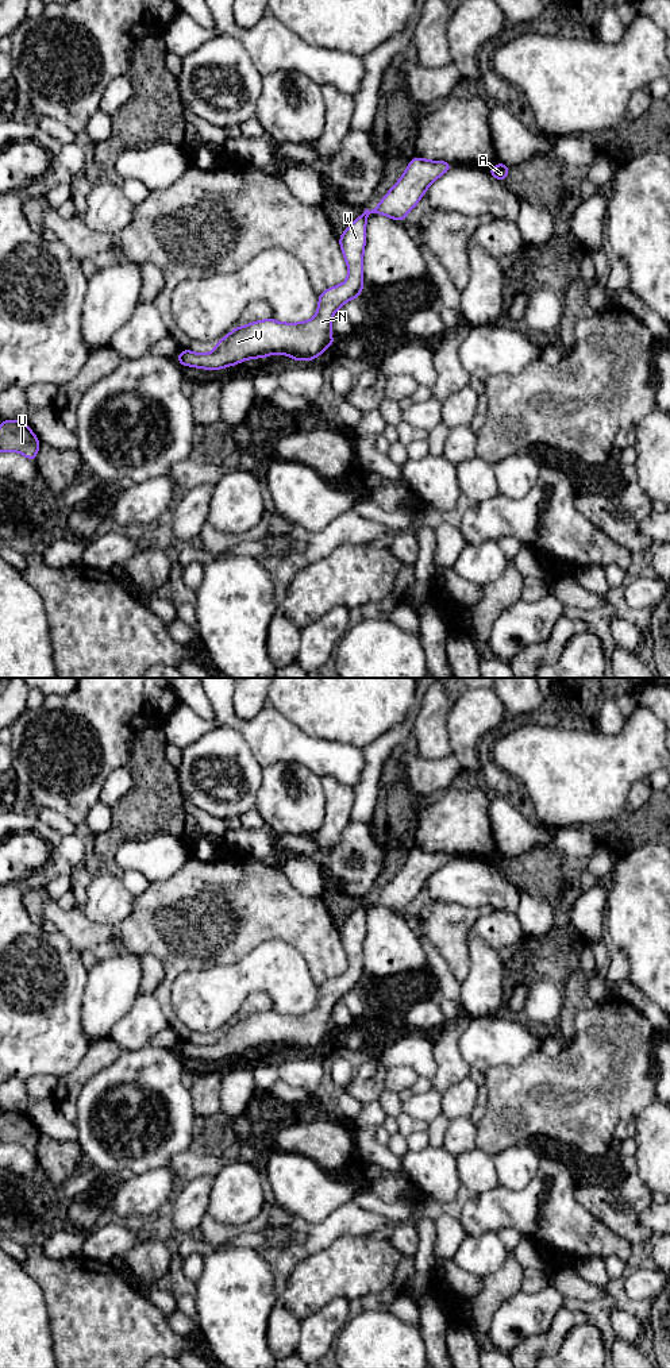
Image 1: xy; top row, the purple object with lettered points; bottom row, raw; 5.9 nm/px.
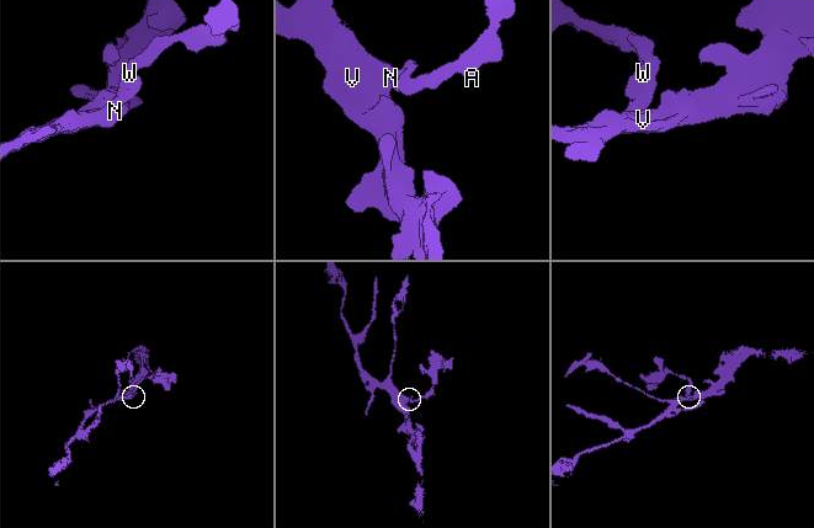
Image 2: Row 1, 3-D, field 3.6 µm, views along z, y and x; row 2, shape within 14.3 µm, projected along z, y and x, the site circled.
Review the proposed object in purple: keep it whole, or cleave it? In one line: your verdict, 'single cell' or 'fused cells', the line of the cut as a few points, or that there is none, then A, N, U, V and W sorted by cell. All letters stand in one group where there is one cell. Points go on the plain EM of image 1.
single cell | no cut | A N U V W

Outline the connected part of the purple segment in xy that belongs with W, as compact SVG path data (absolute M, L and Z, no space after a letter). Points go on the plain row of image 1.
M415 848L393 879L380 895L358 907L339 928L339 936L349 960L347 971L320 984L317 1005L301 1014L280 1014L273 1009L257 1011L234 1020L215 1036L209 1045L181 1041L177 1052L181 1057L219 1061L242 1052L285 1045L292 1052L307 1052L321 1047L334 1037L331 1011L340 998L359 989L363 982L363 941L366 936L366 912L370 905L385 906L400 914L426 886L427 879L454 856L444 852L427 852Z

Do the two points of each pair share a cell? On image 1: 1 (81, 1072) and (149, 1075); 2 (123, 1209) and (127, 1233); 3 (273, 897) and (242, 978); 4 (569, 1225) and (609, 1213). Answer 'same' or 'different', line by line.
1: different
2: different
3: different
4: different

